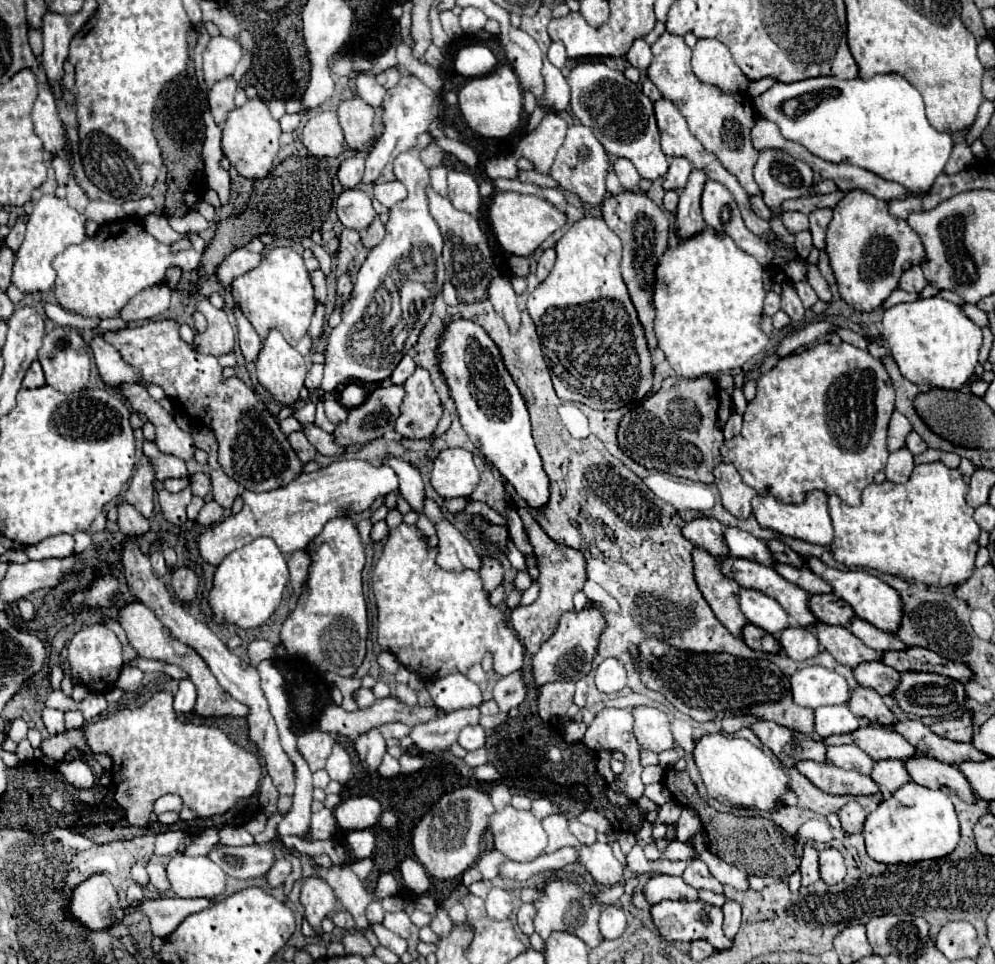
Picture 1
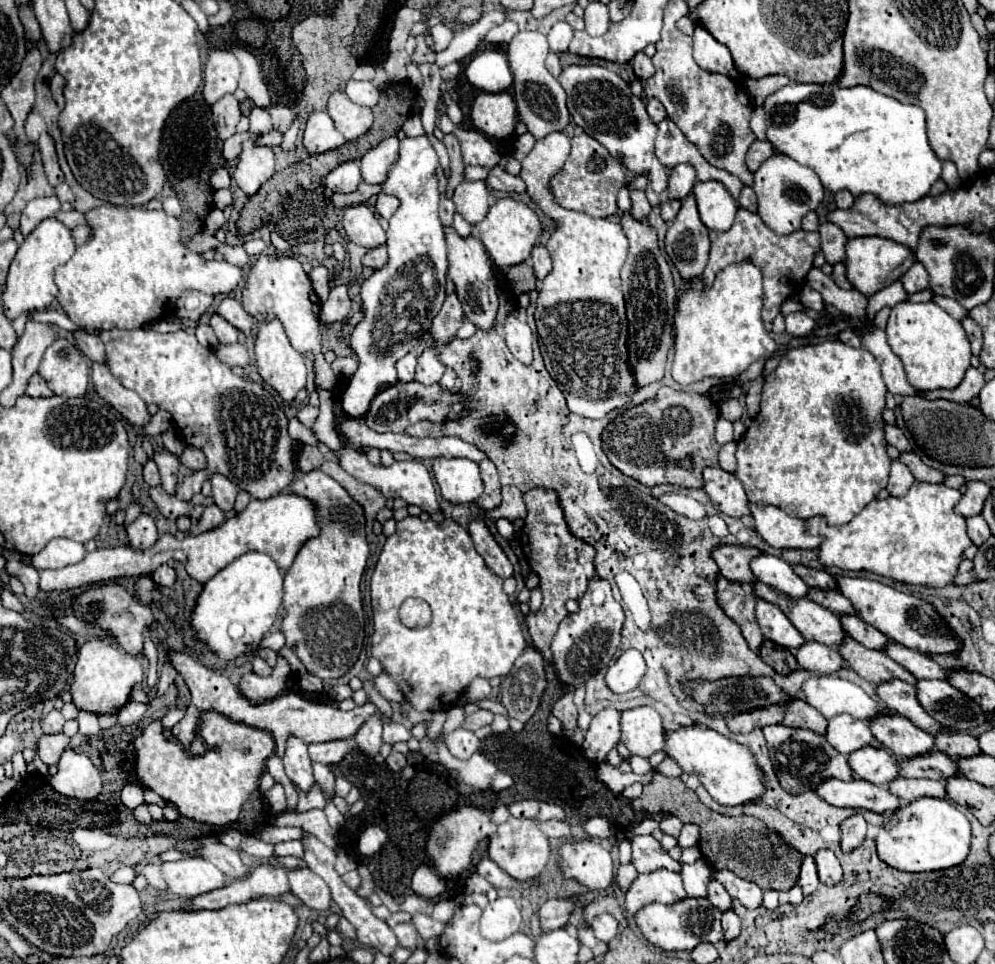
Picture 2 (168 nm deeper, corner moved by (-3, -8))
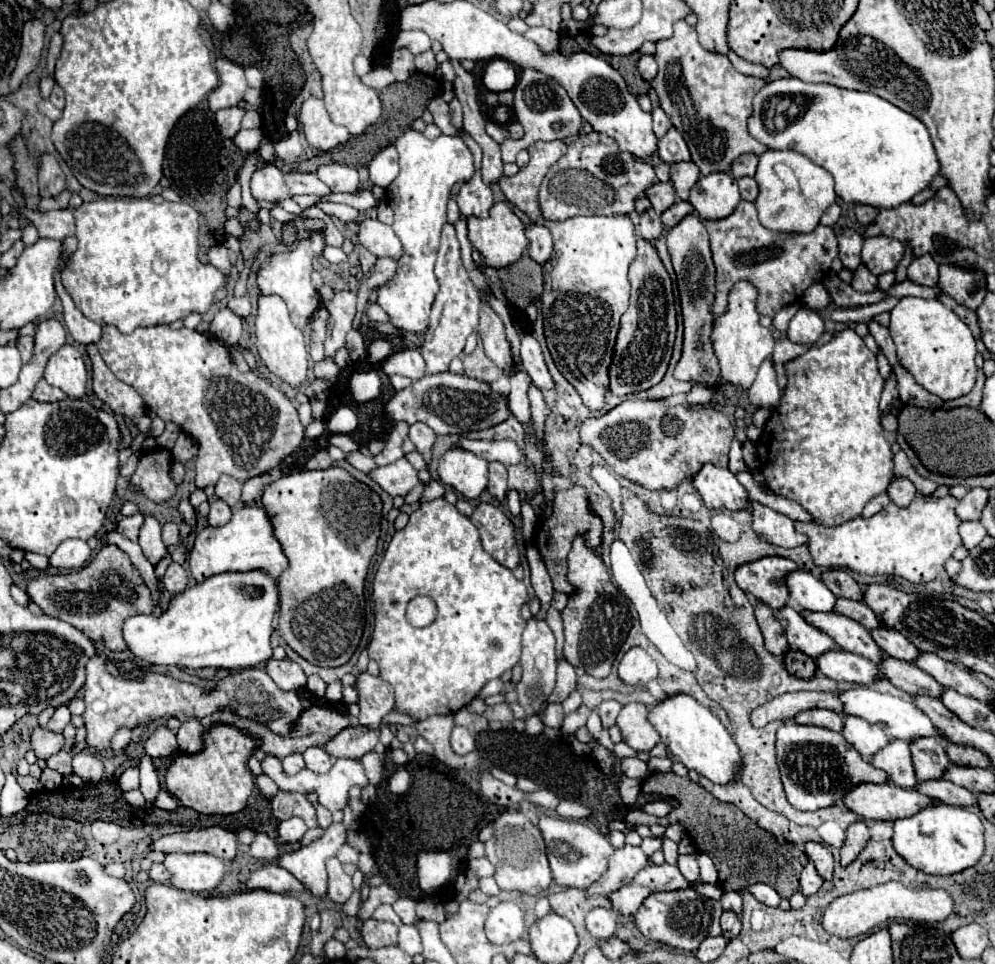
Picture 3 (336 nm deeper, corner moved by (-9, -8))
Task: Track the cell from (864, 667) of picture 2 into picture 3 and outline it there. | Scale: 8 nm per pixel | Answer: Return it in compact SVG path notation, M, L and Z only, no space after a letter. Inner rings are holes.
M886 657L884 663L880 665L882 675L892 681L898 689L910 693L910 695L928 695L934 699L940 699L944 693L944 687L928 673L924 673L920 667L914 663L900 663L898 659Z

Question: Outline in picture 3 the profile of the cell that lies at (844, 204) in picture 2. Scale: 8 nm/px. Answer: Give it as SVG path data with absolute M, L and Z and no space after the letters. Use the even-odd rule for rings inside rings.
M856 205L856 219L858 219L864 227L872 225L878 213L880 213L880 211L878 211L876 207L870 207L870 205Z

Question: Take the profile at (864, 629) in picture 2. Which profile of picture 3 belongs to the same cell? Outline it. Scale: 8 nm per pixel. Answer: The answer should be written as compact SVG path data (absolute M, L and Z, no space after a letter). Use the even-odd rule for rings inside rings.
M878 627L876 631L870 631L870 633L872 633L874 641L876 641L890 657L896 657L896 659L900 659L900 661L912 663L912 661L916 661L918 655L920 655L920 651L918 651L904 635L900 635L900 633L894 631L894 629Z

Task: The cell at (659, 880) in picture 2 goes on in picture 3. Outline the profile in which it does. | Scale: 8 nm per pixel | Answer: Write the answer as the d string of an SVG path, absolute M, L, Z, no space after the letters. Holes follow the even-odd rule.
M652 865L642 869L632 883L624 885L622 889L610 893L610 903L612 909L616 909L622 915L634 915L640 907L640 903L656 893L656 891L676 891L676 889L686 889L688 883L684 875L678 871L674 865Z

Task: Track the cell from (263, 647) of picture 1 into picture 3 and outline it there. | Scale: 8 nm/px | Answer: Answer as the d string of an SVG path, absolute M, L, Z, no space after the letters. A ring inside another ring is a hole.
M270 659L266 665L266 671L268 671L268 675L272 675L274 683L282 691L296 691L296 689L304 687L306 679L308 679L306 673L302 671L302 667L292 659L282 659L282 661Z

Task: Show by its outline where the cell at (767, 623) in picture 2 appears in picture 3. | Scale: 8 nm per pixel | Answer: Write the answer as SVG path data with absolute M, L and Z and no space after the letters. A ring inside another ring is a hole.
M784 607L784 609L776 611L776 619L786 629L786 637L788 637L790 647L806 653L808 657L816 659L828 651L838 649L838 645L834 643L834 639L830 635L826 635L818 627L810 625L802 617L802 613L794 611L792 607Z

